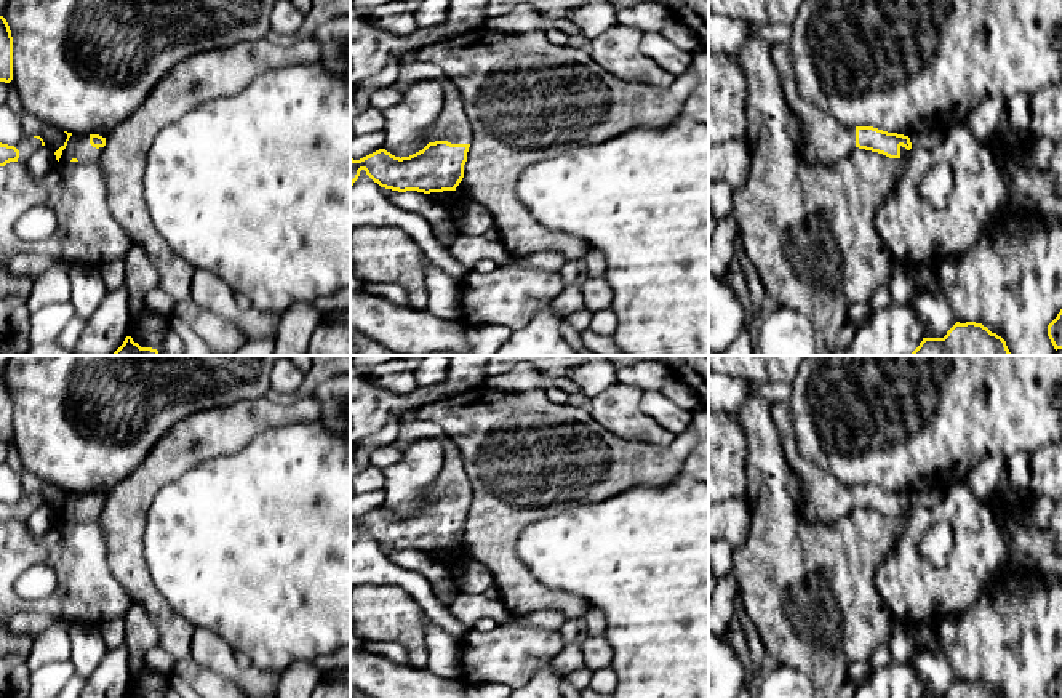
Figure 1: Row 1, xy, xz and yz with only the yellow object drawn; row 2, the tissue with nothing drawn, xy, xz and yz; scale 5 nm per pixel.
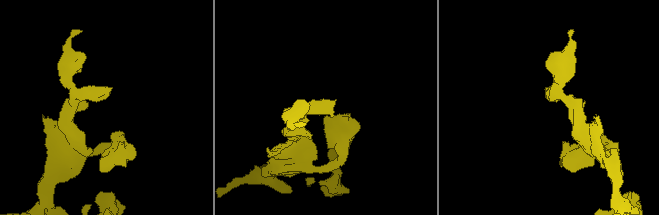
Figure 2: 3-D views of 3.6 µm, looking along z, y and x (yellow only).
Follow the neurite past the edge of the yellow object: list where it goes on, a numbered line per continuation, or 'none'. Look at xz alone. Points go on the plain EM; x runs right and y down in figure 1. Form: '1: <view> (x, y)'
1: xz (453, 484)

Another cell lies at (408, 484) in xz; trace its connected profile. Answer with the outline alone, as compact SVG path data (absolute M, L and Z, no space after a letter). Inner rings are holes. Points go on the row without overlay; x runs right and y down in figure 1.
M422 439L403 450L403 458L382 469L384 507L395 515L409 515L435 501L433 487L443 466L438 439Z

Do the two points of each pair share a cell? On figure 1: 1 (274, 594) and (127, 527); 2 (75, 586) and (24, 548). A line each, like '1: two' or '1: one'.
1: two
2: one

